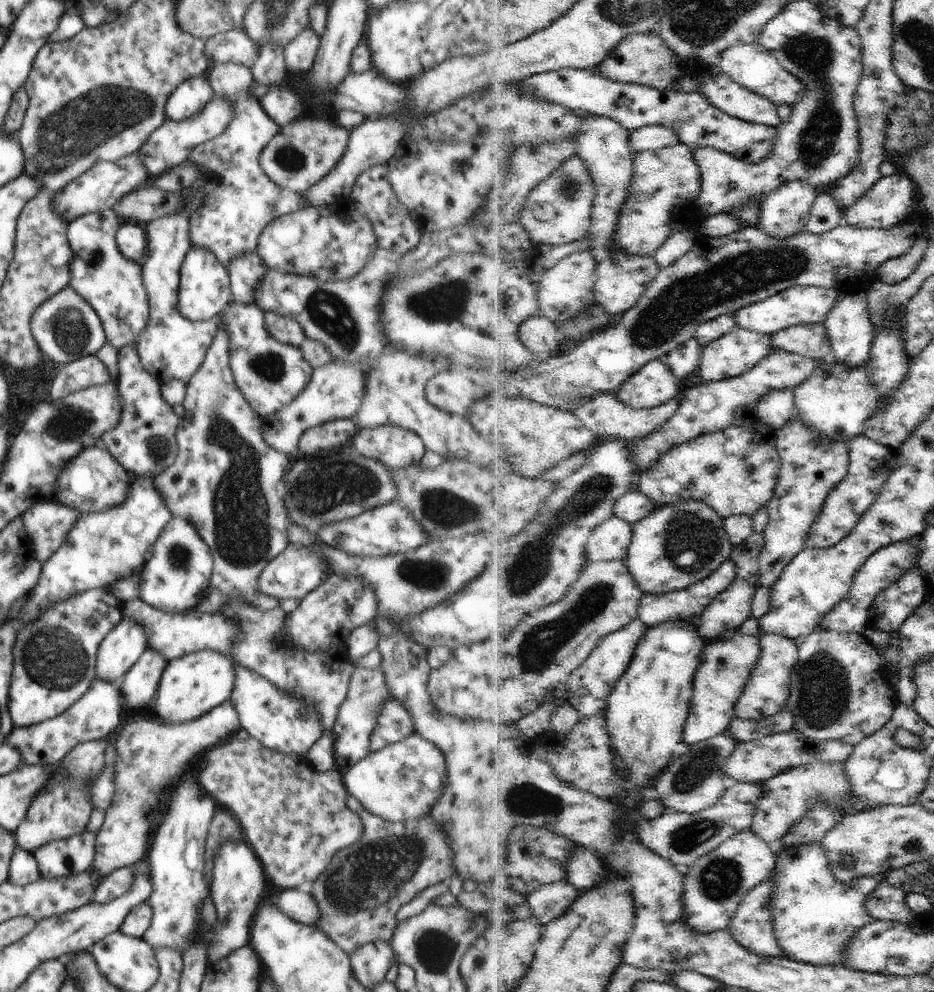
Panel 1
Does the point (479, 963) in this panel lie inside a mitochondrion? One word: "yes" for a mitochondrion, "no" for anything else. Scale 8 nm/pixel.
yes

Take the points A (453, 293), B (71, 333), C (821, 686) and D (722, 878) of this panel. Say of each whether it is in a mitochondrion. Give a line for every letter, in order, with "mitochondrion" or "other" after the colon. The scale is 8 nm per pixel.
A: mitochondrion
B: mitochondrion
C: mitochondrion
D: mitochondrion

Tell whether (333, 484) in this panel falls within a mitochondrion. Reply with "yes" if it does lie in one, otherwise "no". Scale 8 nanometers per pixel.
yes

